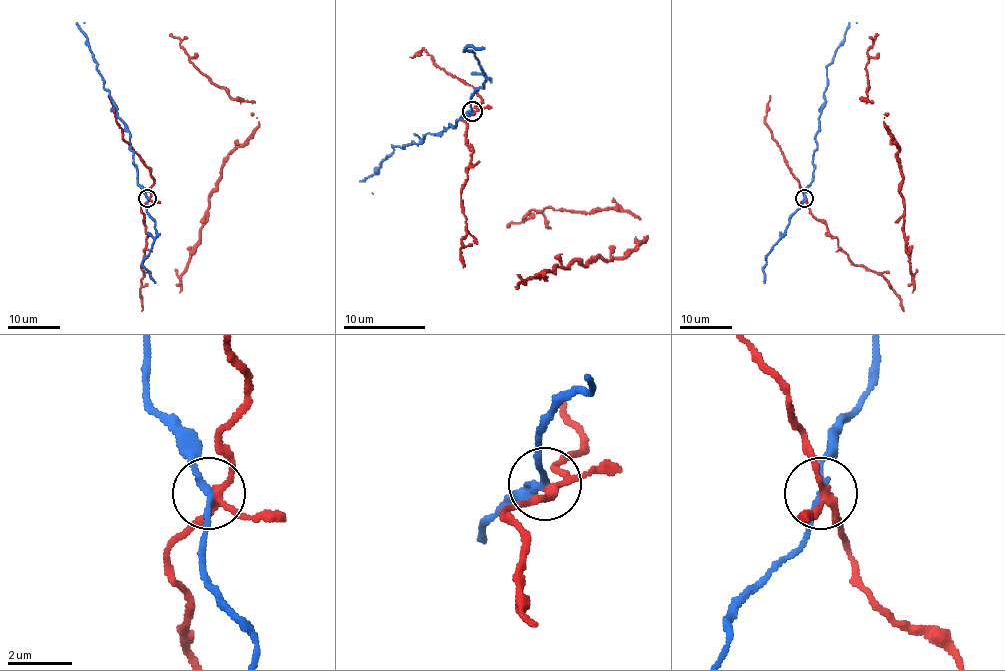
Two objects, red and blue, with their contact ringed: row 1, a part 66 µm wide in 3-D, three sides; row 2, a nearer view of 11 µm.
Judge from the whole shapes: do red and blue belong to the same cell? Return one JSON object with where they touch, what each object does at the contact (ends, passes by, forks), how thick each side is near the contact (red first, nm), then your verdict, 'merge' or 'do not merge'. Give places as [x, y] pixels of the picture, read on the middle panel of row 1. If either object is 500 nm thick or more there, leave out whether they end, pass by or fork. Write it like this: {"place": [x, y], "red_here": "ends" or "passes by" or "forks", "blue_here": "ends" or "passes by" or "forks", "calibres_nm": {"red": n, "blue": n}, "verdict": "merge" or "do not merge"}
{"place": [472, 111], "red_here": "forks", "blue_here": "passes by", "calibres_nm": {"red": 200, "blue": 180}, "verdict": "do not merge"}

